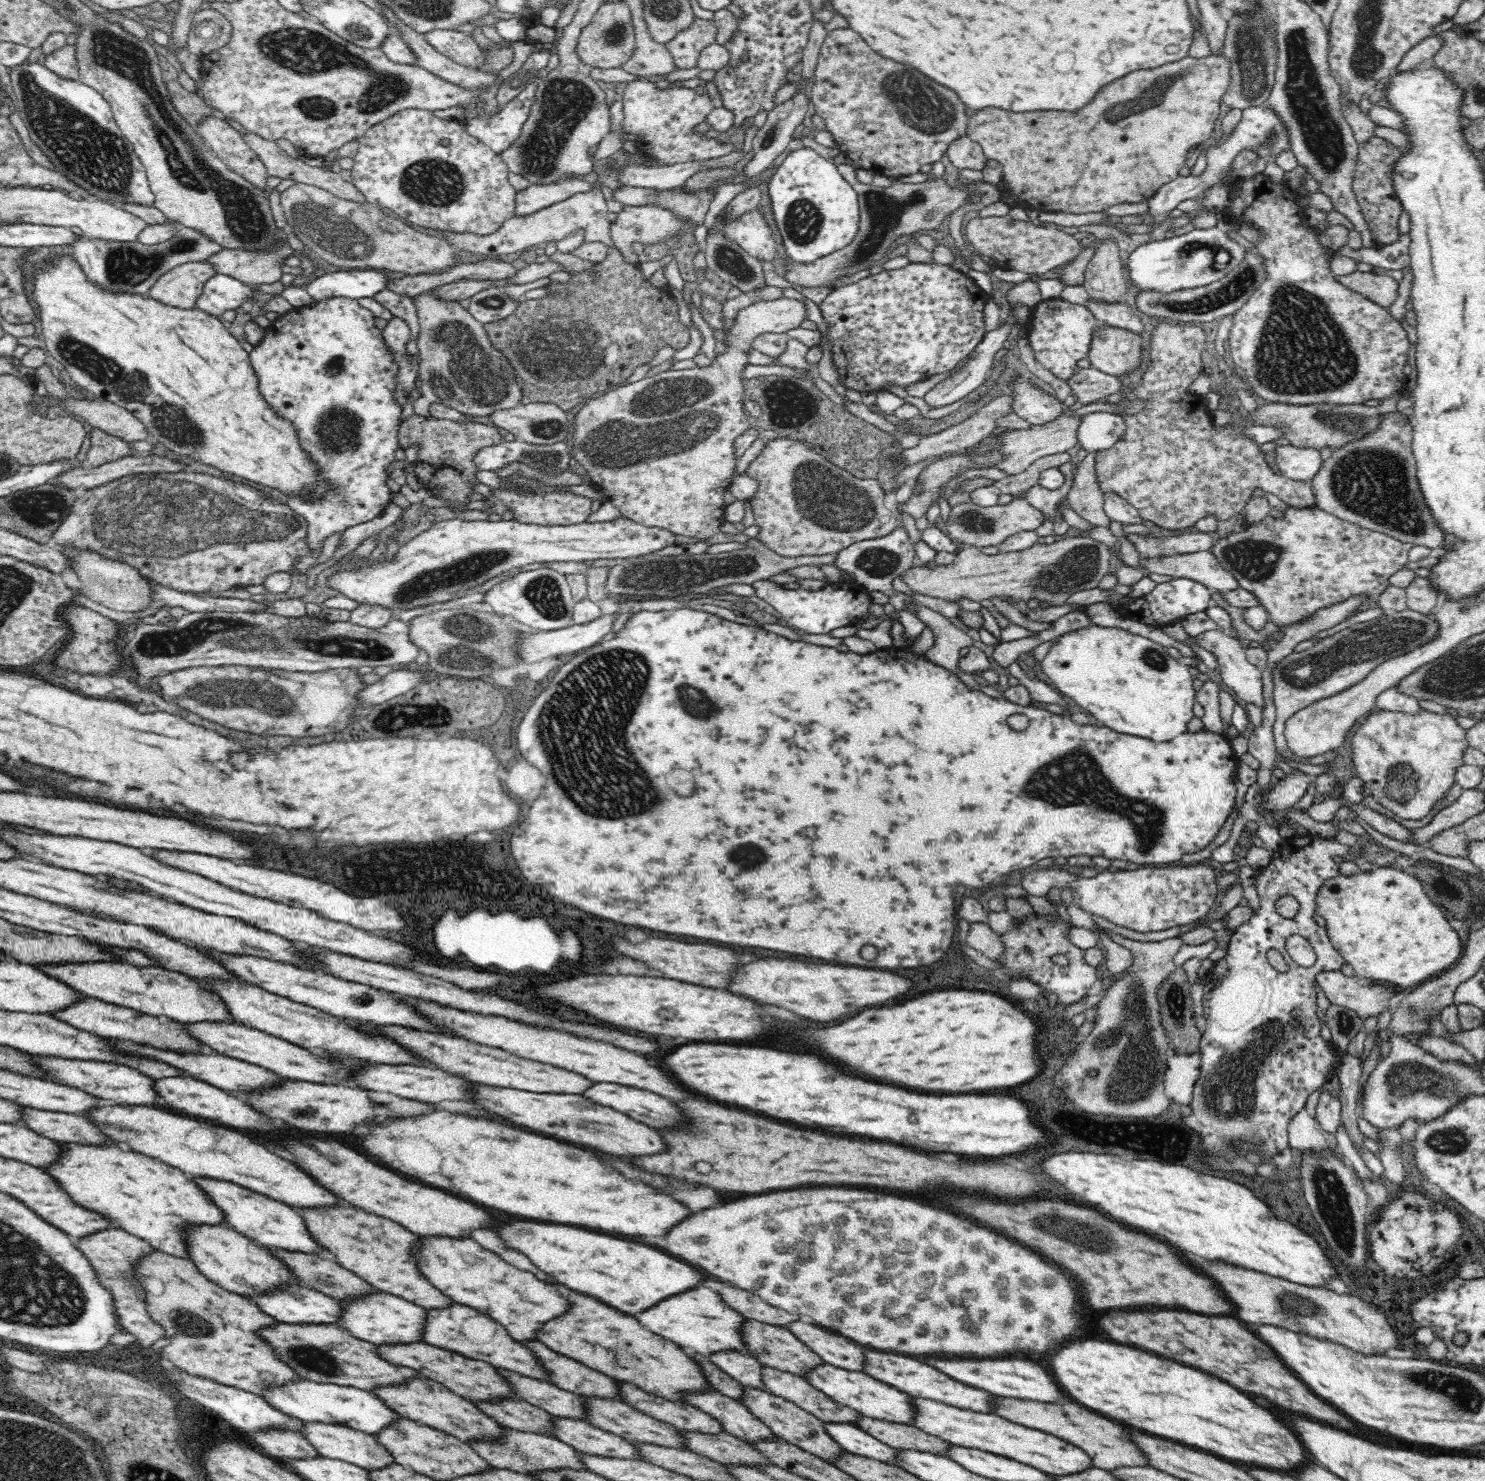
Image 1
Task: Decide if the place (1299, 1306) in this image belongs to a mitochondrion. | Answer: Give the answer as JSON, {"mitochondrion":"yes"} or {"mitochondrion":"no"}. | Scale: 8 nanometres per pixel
{"mitochondrion":"yes"}

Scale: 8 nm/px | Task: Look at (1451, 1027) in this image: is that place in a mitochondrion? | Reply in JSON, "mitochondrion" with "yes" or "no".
{"mitochondrion":"no"}

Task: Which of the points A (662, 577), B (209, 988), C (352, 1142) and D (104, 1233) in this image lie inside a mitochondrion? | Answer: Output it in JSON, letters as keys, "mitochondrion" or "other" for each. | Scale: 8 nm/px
{"A":"mitochondrion","B":"other","C":"other","D":"other"}

